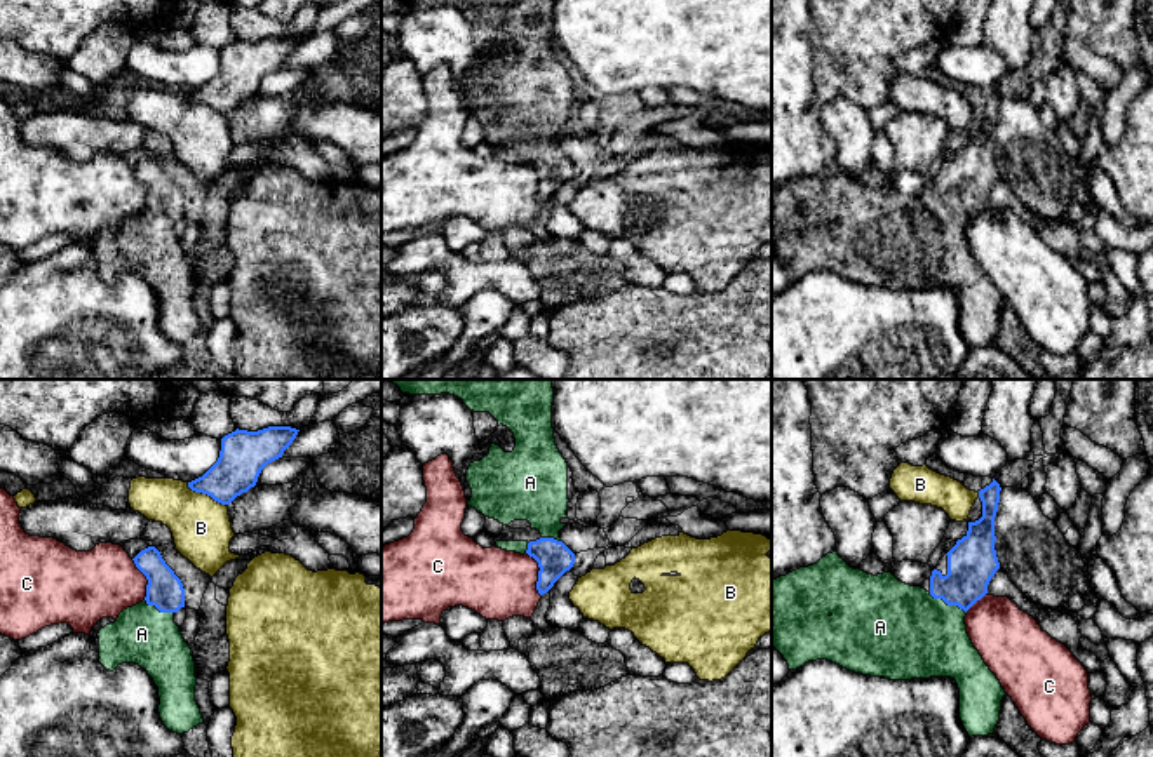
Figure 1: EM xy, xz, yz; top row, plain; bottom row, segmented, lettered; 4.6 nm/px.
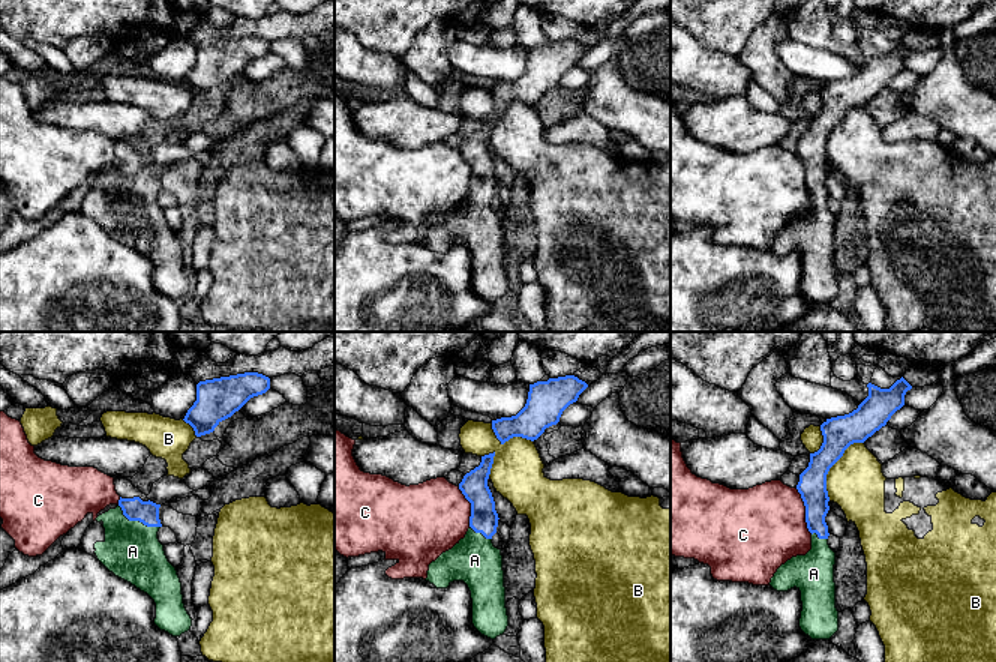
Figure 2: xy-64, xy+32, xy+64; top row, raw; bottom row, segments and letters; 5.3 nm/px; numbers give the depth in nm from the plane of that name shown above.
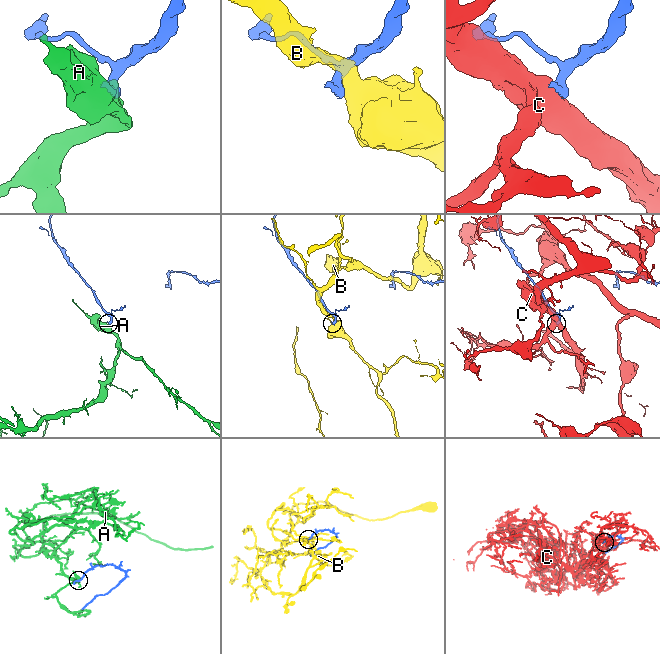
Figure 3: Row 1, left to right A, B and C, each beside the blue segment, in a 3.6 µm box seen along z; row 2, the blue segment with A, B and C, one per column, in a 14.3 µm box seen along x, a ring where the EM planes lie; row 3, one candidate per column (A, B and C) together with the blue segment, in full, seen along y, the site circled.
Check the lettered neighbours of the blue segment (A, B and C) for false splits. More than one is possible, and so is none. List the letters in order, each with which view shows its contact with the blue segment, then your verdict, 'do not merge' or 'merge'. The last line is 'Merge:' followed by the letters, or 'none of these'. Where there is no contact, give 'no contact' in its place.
A: contact in yz; merge
B: contact in xy; do not merge
C: contact in xz; do not merge
Merge: A

